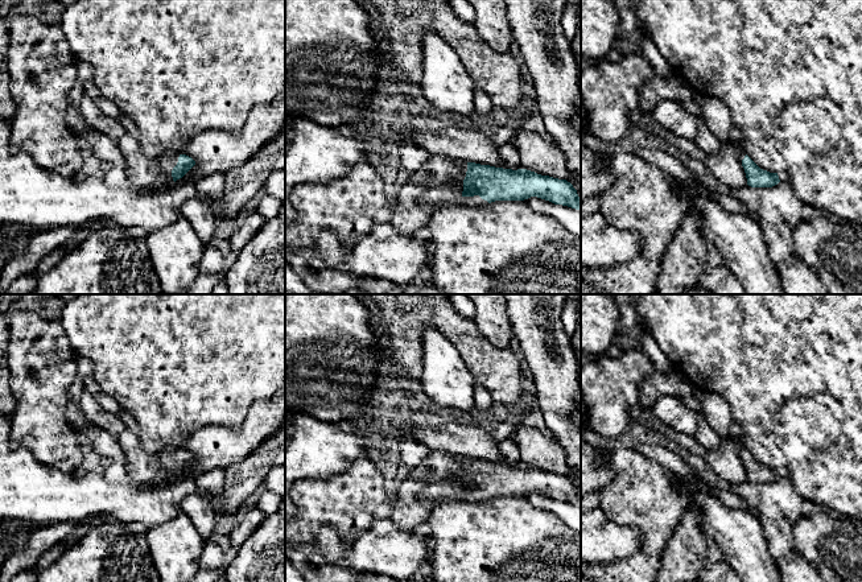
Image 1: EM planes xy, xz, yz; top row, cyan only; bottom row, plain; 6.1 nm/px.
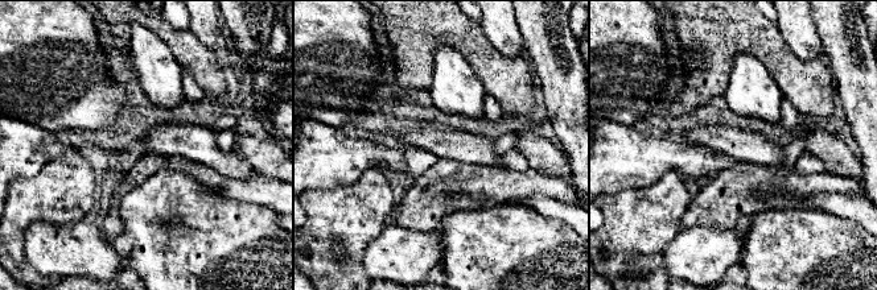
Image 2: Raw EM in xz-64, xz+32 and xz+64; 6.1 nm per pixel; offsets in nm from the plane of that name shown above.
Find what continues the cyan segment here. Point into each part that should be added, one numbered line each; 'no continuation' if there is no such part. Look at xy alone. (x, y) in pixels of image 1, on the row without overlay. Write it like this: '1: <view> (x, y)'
1: xy (144, 469)

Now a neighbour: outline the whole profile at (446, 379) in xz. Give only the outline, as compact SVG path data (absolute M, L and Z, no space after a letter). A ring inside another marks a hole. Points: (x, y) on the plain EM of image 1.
M426 327L422 342L422 391L441 408L475 406L475 377L454 344L437 329Z

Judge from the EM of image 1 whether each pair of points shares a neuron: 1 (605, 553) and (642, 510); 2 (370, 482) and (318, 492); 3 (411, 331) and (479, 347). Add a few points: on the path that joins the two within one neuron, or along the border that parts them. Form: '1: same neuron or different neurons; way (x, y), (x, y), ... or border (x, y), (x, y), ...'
1: different neurons; border (602, 508), (640, 531), (627, 558)
2: same neuron; way (357, 492), (331, 492)
3: same neuron; way (428, 321), (449, 321), (462, 334)

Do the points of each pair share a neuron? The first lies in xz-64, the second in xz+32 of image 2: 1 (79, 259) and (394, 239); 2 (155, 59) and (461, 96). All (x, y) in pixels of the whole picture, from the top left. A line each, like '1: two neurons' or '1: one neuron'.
1: one neuron
2: one neuron

